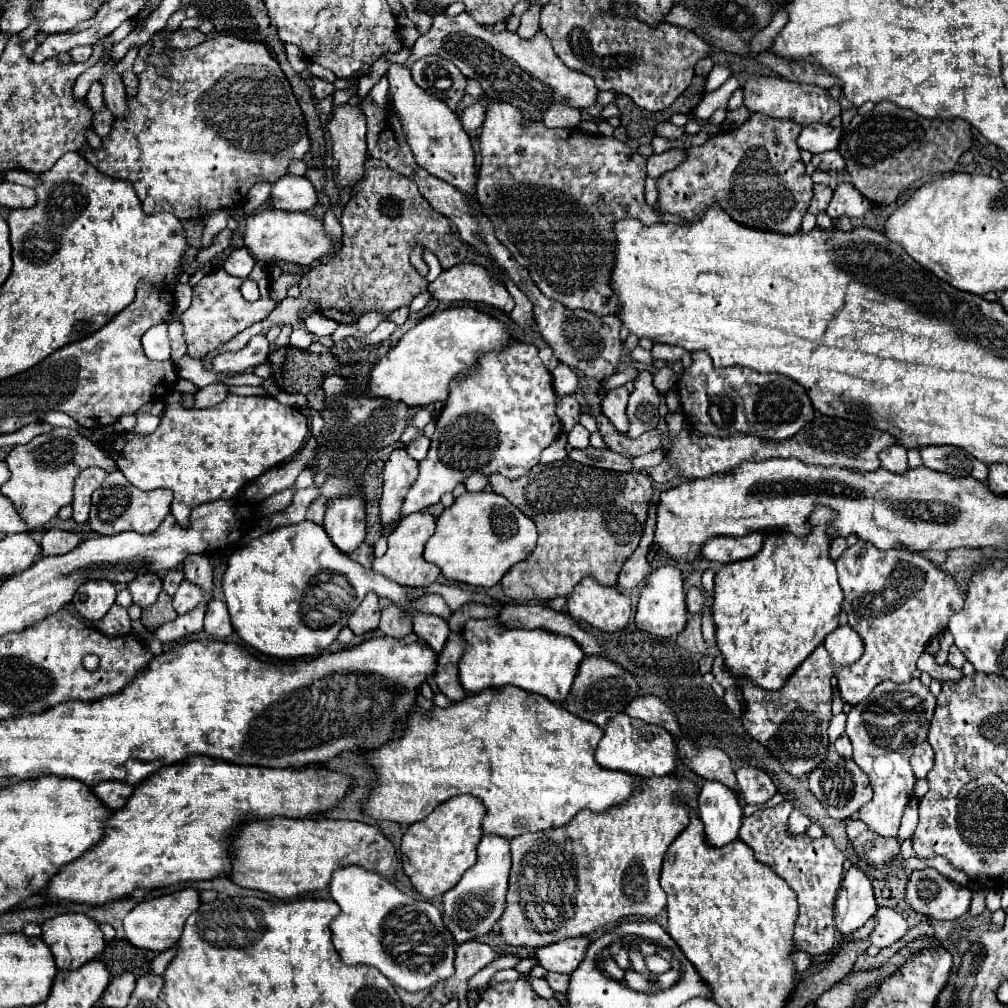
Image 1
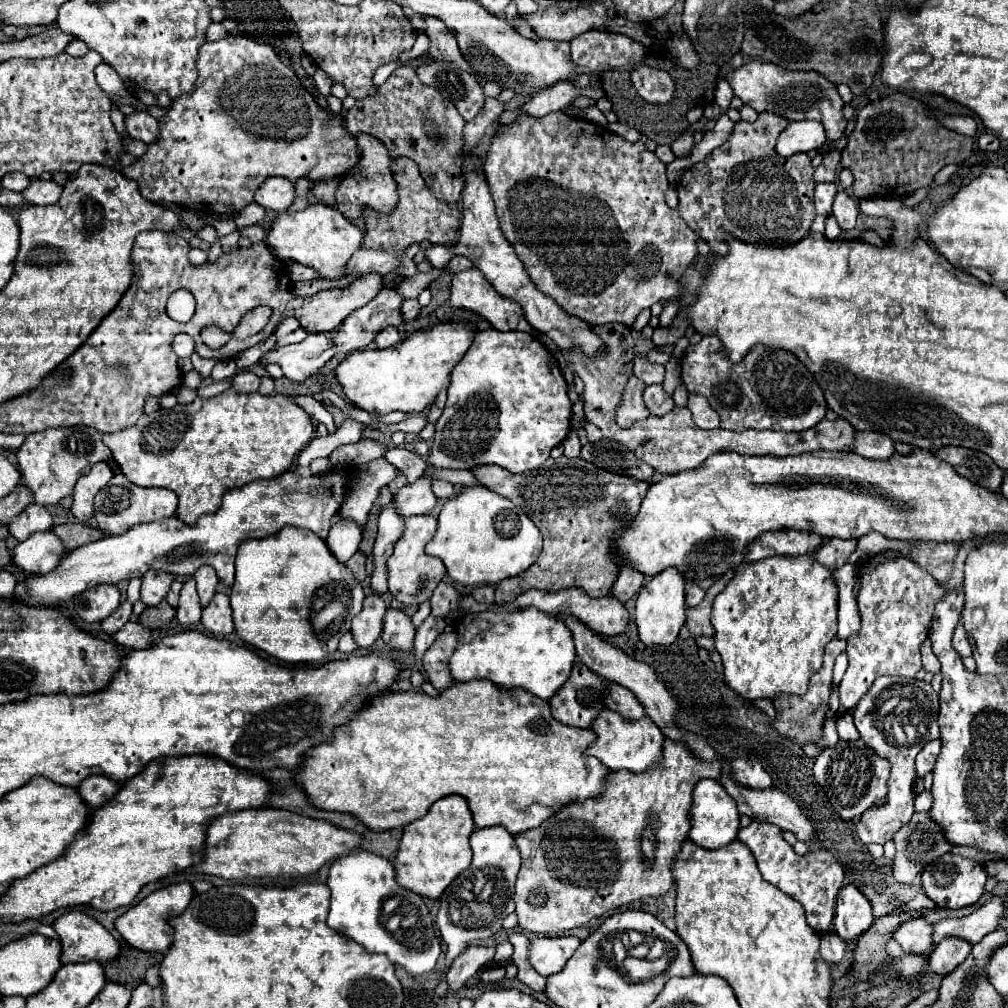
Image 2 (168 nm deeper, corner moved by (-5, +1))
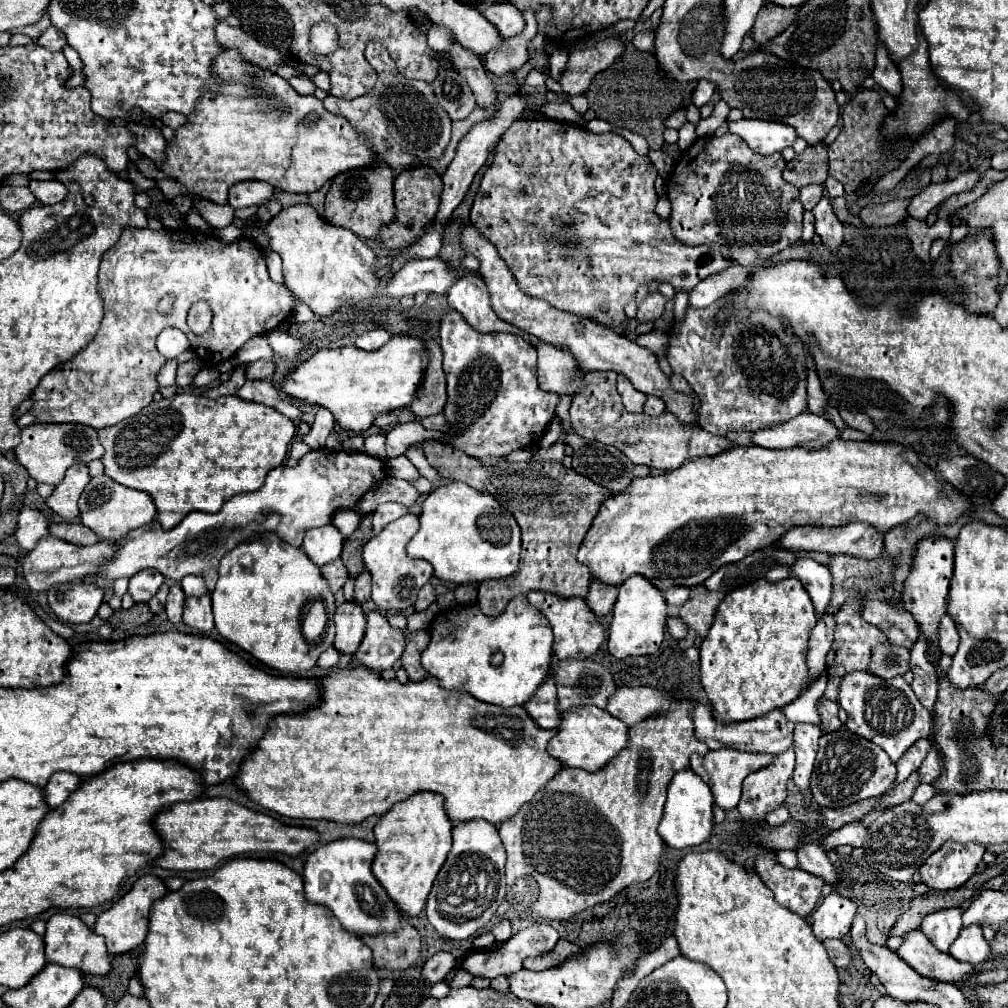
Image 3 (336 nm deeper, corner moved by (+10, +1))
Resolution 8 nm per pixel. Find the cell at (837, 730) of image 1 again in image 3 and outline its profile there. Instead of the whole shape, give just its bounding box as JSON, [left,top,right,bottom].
[690,749,770,809]

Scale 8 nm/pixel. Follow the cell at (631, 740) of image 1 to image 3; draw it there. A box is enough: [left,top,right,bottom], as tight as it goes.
[546,707,628,771]

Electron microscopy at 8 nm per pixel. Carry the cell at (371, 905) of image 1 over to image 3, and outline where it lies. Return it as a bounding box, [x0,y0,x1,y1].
[302,837,400,935]

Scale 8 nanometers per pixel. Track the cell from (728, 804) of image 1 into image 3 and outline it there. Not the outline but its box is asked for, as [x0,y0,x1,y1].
[658,771,712,849]

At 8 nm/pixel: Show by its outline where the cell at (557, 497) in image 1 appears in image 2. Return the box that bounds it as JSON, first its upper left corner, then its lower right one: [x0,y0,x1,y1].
[473,455,649,603]

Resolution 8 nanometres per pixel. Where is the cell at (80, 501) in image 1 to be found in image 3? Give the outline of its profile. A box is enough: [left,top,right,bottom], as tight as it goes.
[46,465,90,521]

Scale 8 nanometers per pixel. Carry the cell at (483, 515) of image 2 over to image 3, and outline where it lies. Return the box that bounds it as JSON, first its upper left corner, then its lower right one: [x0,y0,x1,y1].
[406,481,520,585]

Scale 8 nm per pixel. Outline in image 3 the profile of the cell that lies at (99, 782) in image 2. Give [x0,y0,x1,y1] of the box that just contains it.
[42,771,80,809]

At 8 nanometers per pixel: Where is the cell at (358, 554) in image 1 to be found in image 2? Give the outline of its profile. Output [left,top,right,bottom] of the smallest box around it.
[347,551,367,581]

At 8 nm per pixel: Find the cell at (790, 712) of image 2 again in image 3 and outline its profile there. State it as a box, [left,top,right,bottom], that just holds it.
[808,615,834,677]

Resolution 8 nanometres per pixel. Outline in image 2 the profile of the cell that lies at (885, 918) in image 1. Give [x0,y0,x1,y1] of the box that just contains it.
[893,917,931,953]

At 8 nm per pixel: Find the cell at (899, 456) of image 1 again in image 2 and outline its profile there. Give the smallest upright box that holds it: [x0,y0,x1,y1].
[853,431,895,461]

